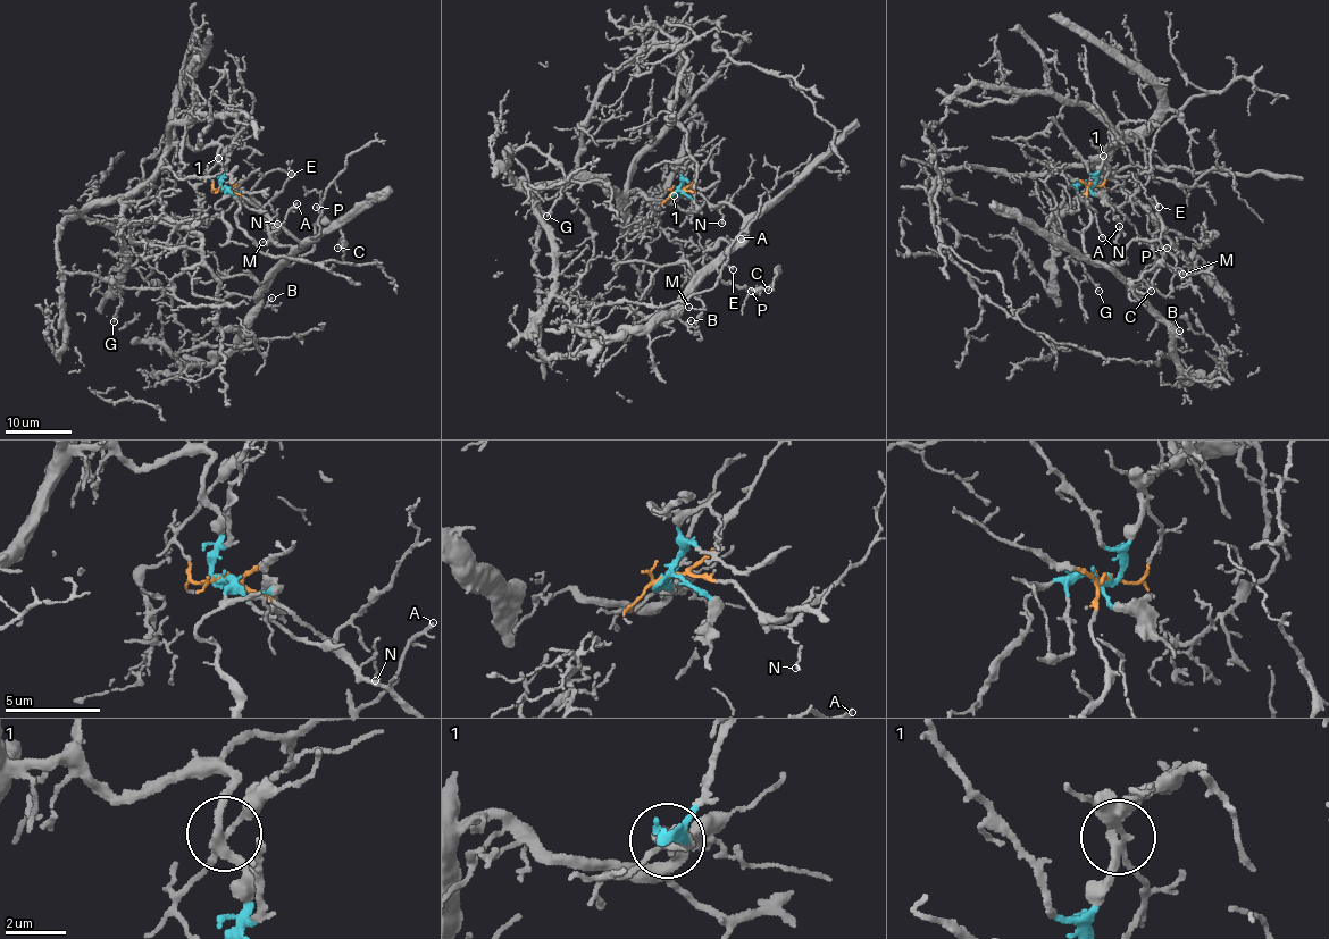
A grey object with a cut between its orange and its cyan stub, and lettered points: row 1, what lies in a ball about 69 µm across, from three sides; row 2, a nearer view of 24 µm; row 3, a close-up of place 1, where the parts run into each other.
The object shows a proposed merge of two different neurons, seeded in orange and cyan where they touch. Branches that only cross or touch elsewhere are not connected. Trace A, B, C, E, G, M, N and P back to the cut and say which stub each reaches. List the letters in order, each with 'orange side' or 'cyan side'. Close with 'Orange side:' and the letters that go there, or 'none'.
A: orange side
B: orange side
C: orange side
E: orange side
G: cyan side
M: orange side
N: orange side
P: orange side
Orange side: A, B, C, E, M, N, P

